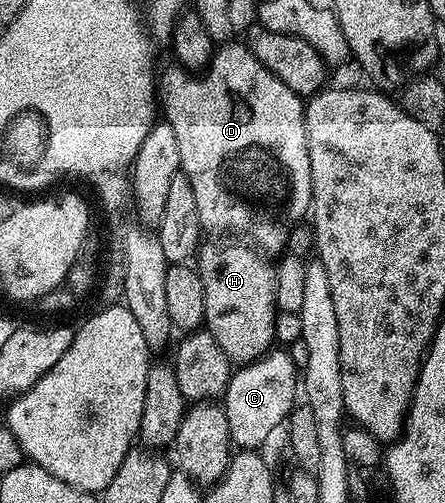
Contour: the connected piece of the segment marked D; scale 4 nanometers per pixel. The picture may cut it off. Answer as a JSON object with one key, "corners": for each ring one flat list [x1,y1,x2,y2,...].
{"corners":[[234,40,229,44,222,44,214,51,214,57,210,59,210,65,201,71,197,76,187,72,177,64,171,64,166,71,160,74,160,110,165,121,172,124,172,129,176,132,176,140,180,147,181,173,188,176,188,181,192,184,192,192,196,192,196,216,200,216,200,224,203,231,210,230,243,230,247,234,249,241,253,243,259,251,270,256,278,256,286,250,286,242,290,239,290,231,303,221,302,217,310,214,310,197,312,196,312,172,310,171,310,161,308,160,308,136,306,135,306,107,304,99,284,80,272,76,256,56,241,41]]}

